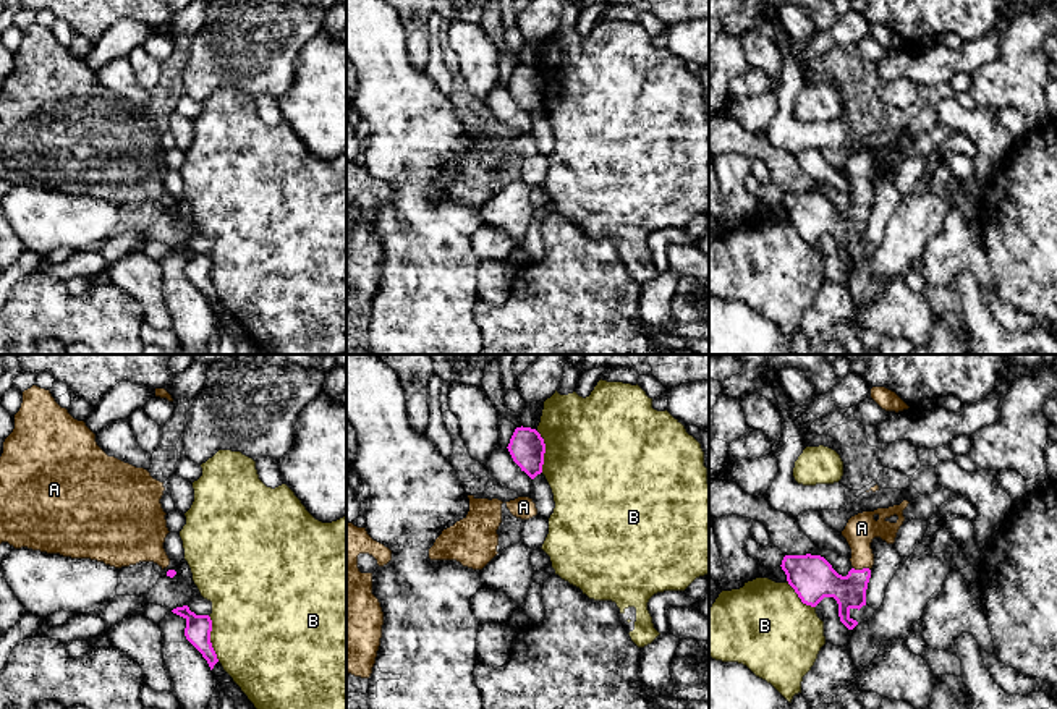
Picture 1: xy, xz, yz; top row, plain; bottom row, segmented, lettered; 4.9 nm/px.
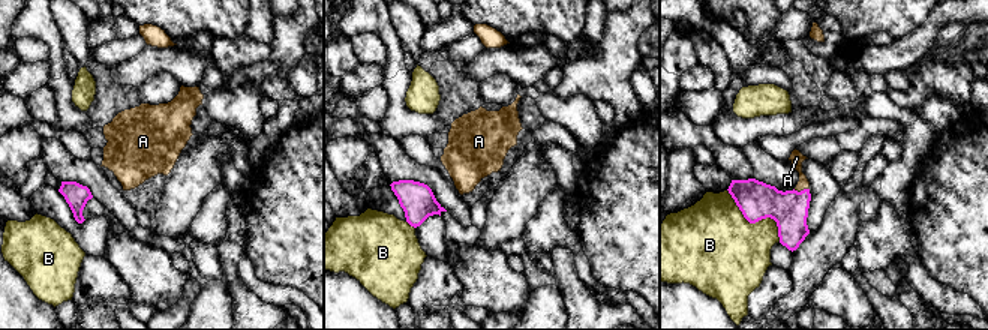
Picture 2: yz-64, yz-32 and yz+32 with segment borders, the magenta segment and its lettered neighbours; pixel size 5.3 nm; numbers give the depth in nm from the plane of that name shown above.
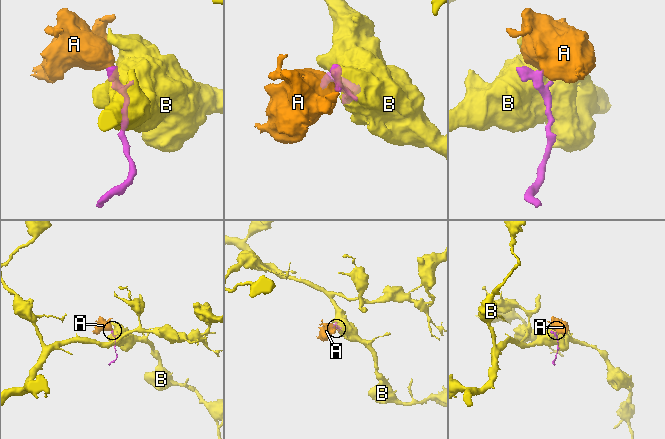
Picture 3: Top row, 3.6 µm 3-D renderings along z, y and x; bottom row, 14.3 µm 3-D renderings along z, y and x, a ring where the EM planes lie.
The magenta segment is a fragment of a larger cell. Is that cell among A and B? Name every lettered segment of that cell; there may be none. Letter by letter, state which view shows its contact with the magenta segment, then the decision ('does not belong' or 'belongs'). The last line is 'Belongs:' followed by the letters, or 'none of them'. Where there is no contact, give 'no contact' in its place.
A: meets magenta in yz; belongs
B: meets magenta in xy; does not belong
Belongs: A

